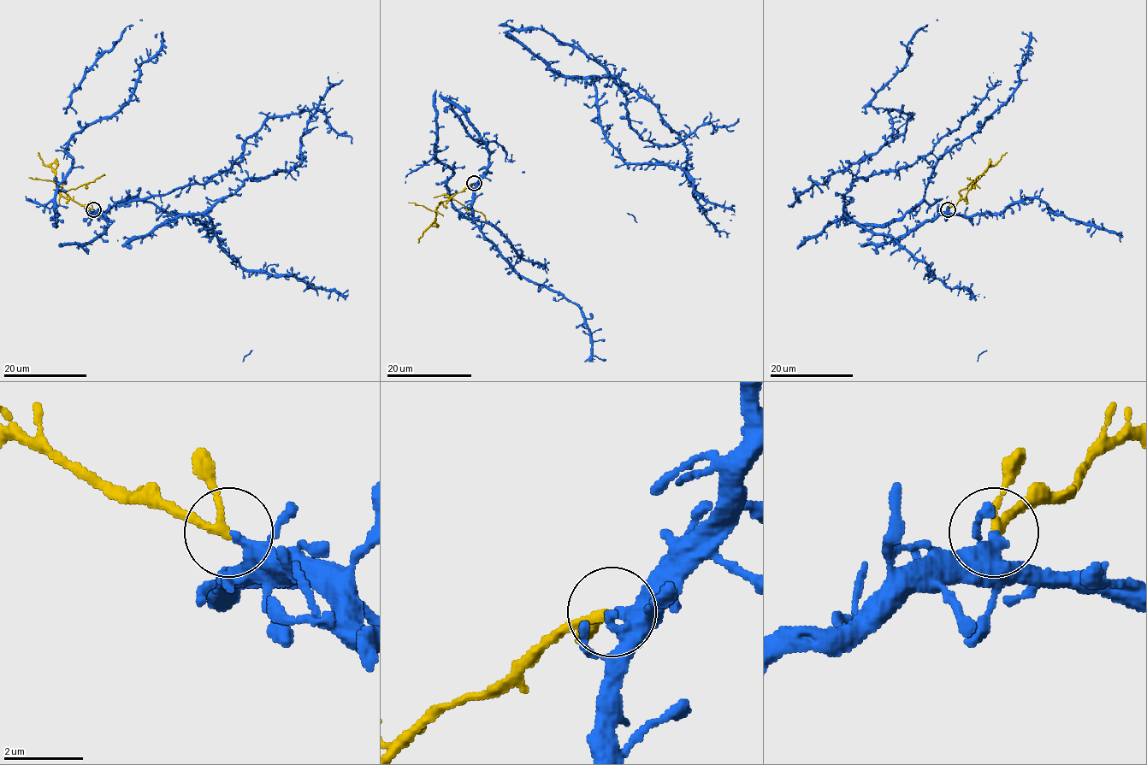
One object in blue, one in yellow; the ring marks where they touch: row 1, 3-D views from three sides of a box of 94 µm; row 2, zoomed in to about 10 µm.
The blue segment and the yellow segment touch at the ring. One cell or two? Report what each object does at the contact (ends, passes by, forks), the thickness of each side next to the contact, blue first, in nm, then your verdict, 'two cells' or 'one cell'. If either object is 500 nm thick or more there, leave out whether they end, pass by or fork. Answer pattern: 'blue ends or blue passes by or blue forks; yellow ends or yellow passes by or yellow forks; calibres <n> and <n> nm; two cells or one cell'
blue ends; yellow passes by; calibres 320 and 190 nm; two cells

